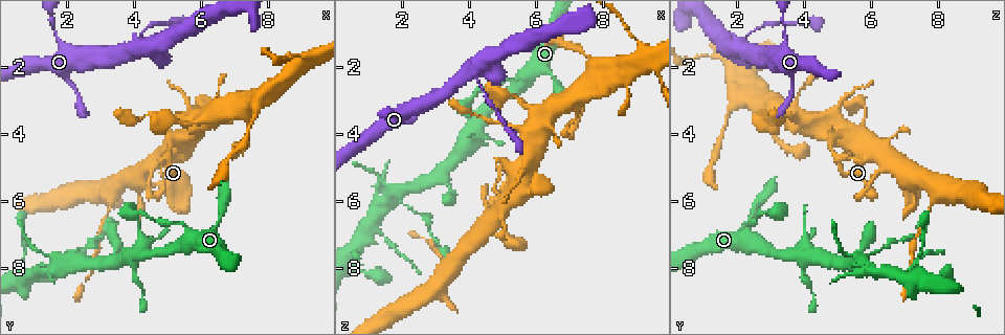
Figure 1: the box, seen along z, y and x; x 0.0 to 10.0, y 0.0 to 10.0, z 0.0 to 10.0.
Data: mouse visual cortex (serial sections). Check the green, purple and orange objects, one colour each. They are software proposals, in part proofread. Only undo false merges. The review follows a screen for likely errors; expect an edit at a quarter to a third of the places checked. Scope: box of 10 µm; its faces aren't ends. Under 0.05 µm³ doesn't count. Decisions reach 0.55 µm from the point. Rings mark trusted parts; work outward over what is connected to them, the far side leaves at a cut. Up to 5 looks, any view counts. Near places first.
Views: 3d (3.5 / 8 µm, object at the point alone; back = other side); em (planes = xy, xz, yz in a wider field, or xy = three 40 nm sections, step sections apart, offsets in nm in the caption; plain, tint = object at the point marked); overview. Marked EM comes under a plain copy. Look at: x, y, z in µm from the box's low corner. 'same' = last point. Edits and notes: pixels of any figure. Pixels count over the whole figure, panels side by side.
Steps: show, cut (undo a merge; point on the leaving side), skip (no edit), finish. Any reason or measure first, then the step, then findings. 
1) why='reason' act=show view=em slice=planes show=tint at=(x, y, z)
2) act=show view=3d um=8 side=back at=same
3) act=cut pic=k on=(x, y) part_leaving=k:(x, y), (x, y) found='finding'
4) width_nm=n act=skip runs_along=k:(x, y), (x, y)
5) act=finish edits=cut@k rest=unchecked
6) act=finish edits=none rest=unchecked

why='calibre changes' act=show view=3d um=8 at=(5.20, 3.50, 3.70)

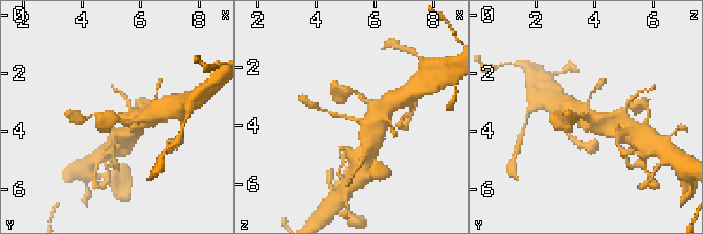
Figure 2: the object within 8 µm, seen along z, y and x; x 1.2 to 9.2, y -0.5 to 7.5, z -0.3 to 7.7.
why='closer look' act=show view=3d um=3.5 at=same

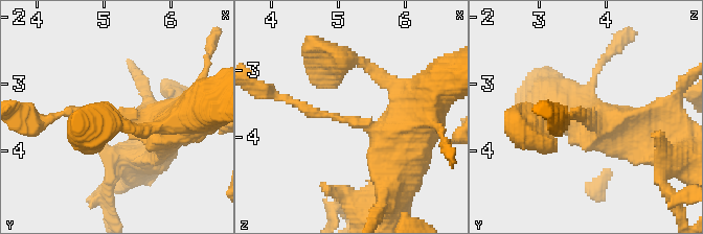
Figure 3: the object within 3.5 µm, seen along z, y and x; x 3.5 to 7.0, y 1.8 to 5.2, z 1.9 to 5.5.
act=skip runs_along=3:(403, 157), (367, 124), (285, 98) found='continuous, no second cell'

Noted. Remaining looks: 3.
why='calibre changes' act=show view=3d um=3.5 side=back at=(3.35, 6.05, 7.85)

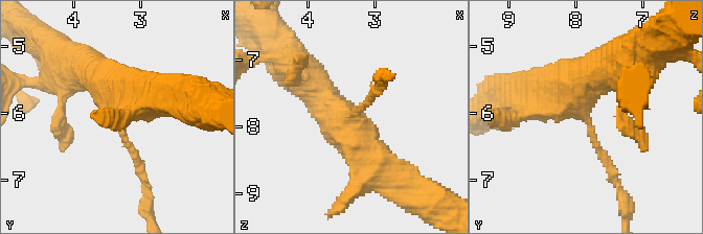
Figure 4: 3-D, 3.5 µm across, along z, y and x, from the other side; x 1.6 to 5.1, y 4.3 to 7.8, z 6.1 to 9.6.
arms=3 arm_widths_nm=150,500,600 act=show view=em slice=xy step=1 show=tint at=(3.35, 6.05, 7.85)

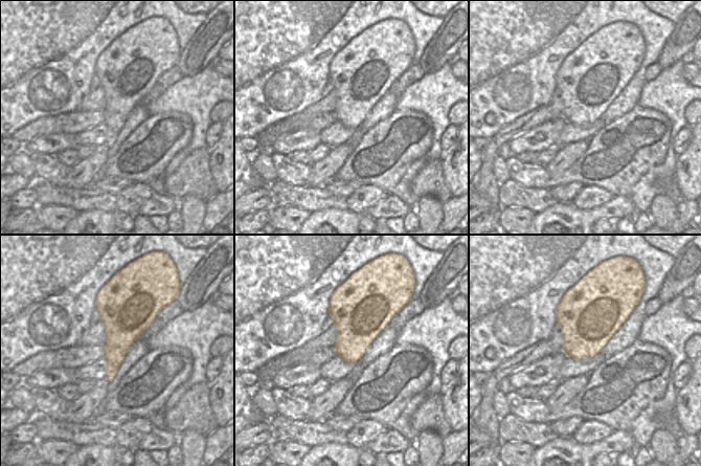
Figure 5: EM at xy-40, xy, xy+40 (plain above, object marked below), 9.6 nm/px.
act=cut pic=4 on=(140, 170) part_leaving=4:(125, 140), (140, 166), (150, 217) found='a second cell is stuck on'

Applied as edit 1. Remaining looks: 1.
act=finish edits=cut@4 rest=unchecked

